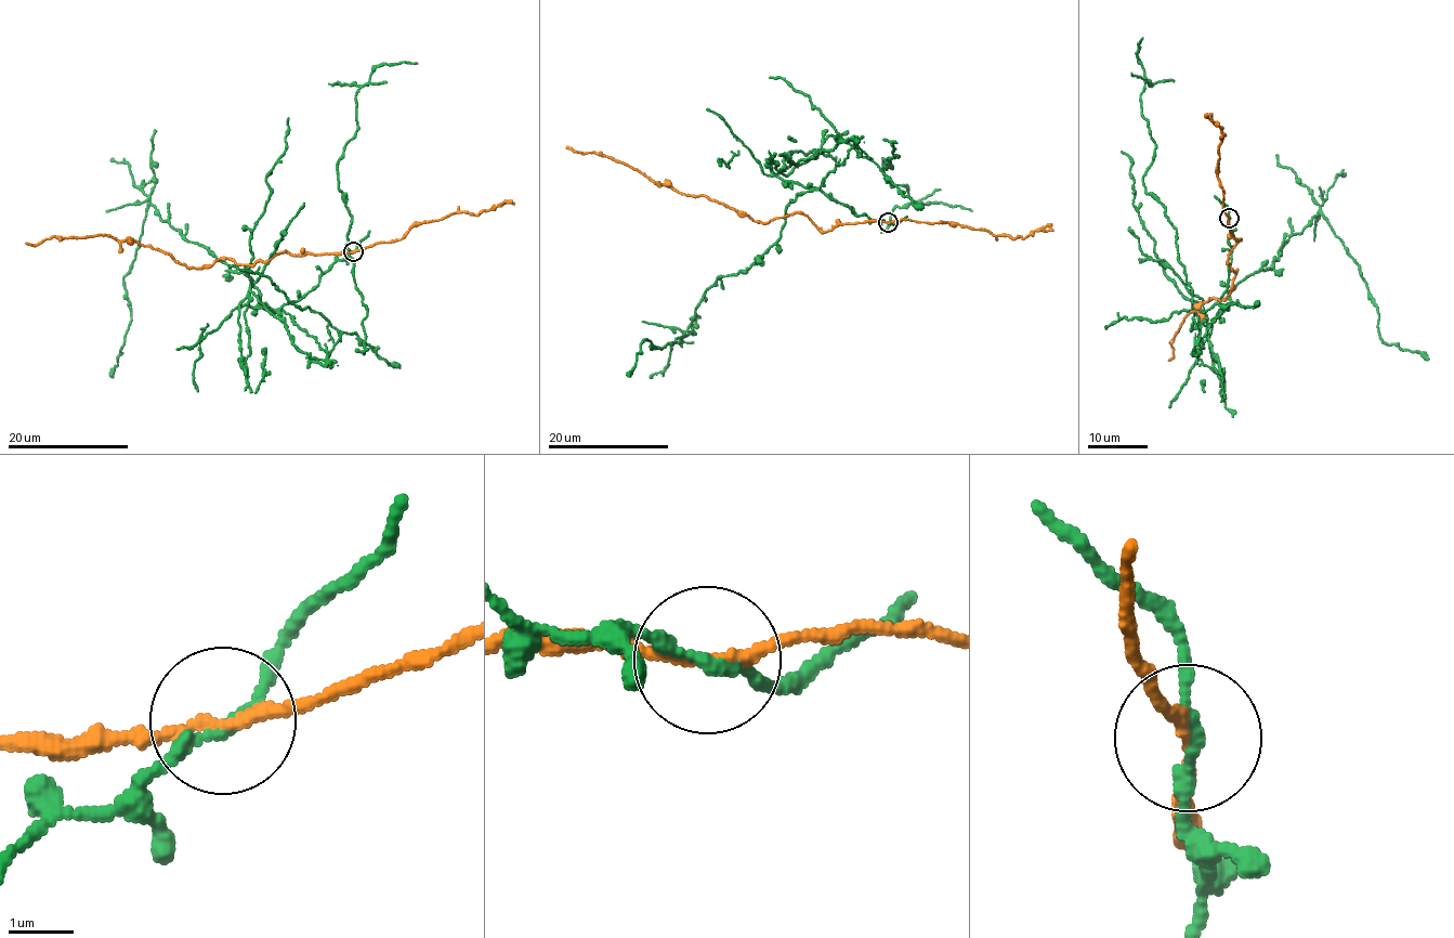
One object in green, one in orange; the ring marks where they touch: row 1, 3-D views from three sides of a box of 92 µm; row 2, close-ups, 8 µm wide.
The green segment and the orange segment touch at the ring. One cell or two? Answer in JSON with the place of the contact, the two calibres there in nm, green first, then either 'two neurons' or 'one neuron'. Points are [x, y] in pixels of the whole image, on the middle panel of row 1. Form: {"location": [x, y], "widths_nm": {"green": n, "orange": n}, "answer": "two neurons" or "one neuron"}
{"location": [888, 222], "widths_nm": {"green": 200, "orange": 160}, "answer": "two neurons"}

